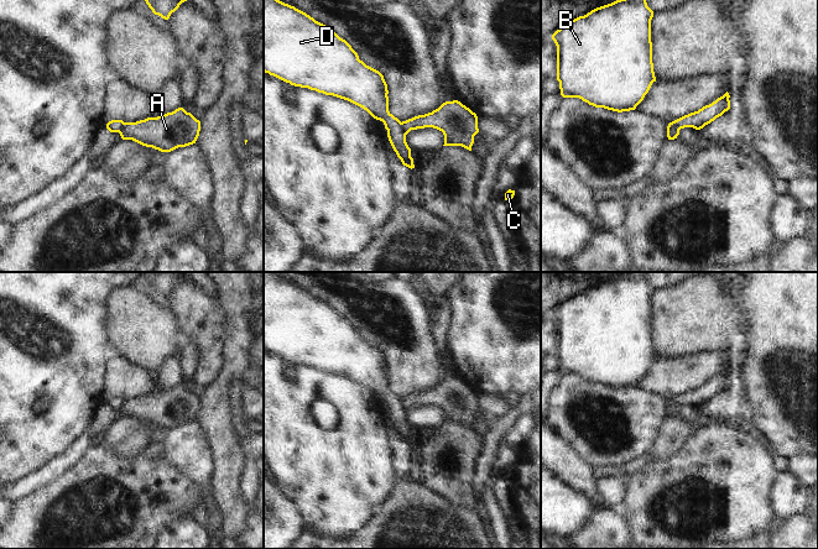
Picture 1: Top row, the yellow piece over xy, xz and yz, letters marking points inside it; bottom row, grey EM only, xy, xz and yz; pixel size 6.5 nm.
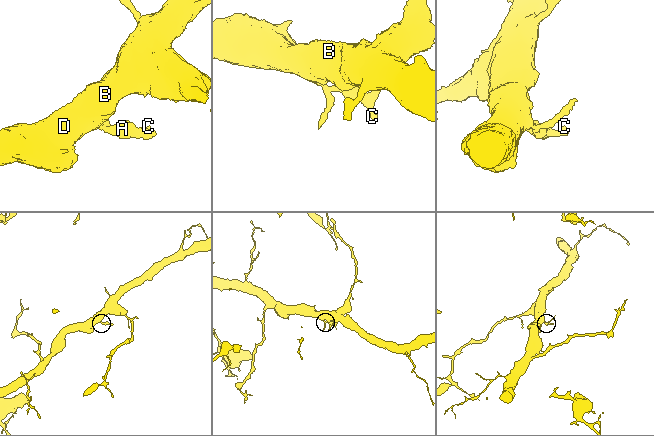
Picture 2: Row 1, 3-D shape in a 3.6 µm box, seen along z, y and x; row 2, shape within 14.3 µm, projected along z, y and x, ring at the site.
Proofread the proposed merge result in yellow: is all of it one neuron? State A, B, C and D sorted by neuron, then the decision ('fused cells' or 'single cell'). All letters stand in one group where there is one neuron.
groups A C / B D; fused cells

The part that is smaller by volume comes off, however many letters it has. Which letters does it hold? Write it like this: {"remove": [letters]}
{"remove": ["A", "C"]}

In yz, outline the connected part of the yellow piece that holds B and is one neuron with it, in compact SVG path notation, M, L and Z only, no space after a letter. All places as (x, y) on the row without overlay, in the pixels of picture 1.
M631 272L579 293L552 312L557 323L557 357L563 375L579 375L595 385L635 387L656 359L652 340L653 288L644 272Z

